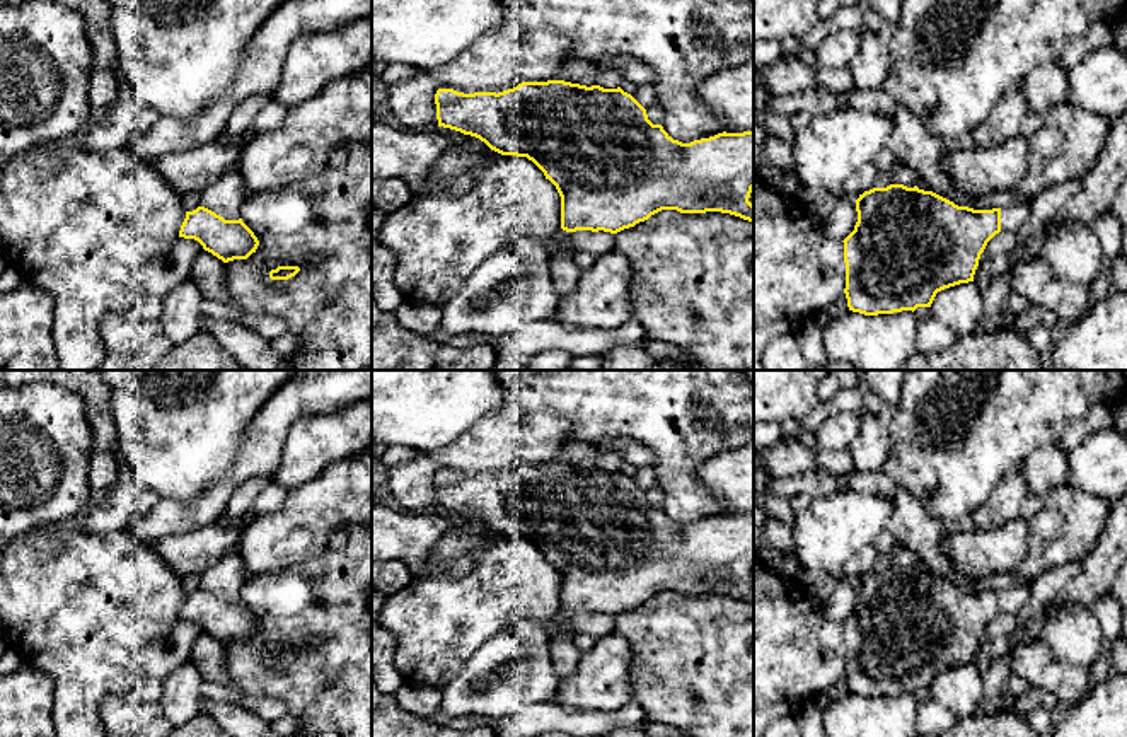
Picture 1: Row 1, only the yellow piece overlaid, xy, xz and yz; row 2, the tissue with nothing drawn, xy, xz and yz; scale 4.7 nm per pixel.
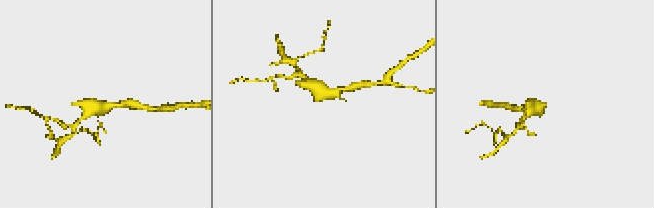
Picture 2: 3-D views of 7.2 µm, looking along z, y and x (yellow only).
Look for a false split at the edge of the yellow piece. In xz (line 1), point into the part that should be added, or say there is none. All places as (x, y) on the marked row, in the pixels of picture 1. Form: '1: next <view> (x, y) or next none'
1: next none

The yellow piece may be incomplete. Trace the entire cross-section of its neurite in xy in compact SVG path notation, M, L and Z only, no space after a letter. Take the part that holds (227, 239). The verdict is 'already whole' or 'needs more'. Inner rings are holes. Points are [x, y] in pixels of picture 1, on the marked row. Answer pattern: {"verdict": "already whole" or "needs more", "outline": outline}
{"verdict": "already whole", "outline": "M205 206L186 212L179 237L198 241L205 251L223 263L247 259L259 246L257 237L242 218L225 220Z"}

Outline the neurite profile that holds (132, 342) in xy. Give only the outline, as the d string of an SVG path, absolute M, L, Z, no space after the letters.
M138 309L106 316L99 331L106 358L97 370L155 370L172 348L160 322L143 317Z

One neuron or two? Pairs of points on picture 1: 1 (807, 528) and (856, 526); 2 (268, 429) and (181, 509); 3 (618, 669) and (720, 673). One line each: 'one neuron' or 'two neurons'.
1: one neuron
2: one neuron
3: two neurons

